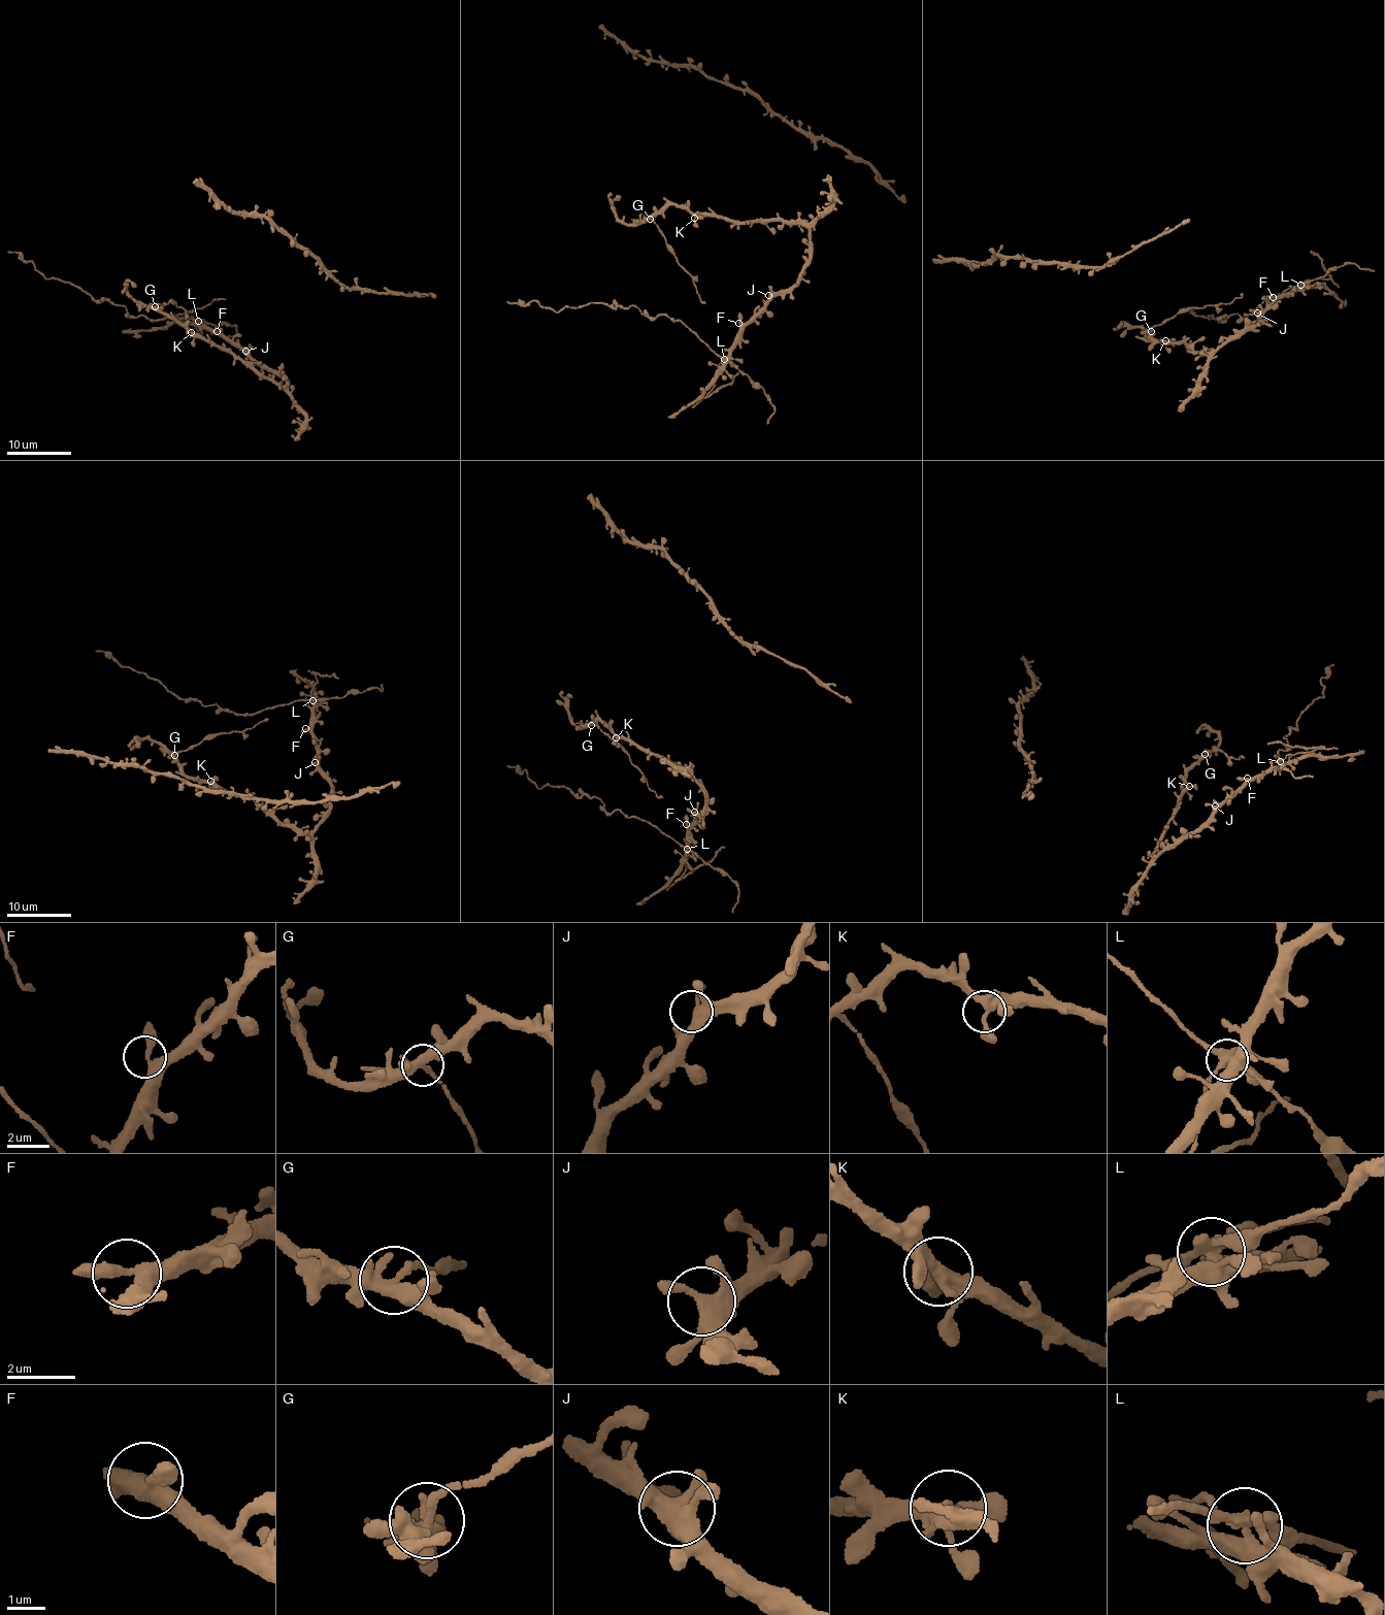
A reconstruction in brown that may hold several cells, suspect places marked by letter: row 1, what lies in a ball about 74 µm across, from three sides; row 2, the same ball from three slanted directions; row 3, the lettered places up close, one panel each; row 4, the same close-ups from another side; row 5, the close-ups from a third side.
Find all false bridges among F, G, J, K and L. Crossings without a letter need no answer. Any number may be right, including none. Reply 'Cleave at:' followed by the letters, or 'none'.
Cleave at: G, L

